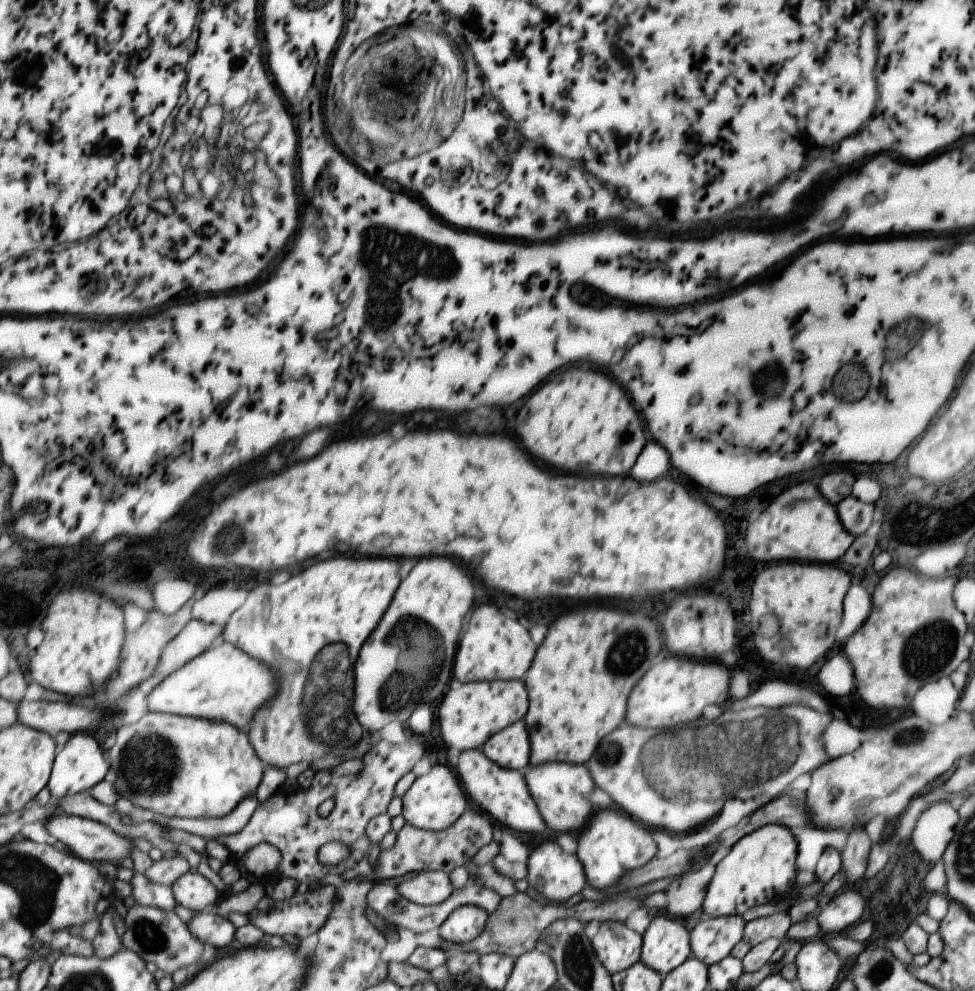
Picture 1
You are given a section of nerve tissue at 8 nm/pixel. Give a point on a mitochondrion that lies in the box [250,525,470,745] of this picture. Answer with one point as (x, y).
(408, 627)

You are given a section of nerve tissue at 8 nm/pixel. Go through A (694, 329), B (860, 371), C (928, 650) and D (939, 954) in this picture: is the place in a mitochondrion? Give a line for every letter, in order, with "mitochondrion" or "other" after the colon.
A: other
B: mitochondrion
C: mitochondrion
D: other

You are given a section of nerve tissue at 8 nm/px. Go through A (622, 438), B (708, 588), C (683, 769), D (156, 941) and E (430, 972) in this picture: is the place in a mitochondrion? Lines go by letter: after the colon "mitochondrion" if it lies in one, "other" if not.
A: mitochondrion
B: other
C: mitochondrion
D: mitochondrion
E: other

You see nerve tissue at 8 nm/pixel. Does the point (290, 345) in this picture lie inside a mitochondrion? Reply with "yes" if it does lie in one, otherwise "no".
no

